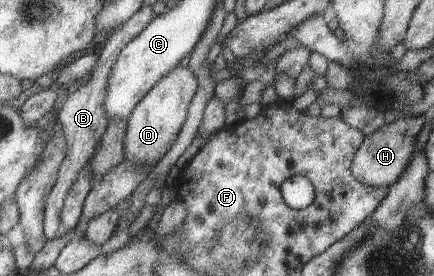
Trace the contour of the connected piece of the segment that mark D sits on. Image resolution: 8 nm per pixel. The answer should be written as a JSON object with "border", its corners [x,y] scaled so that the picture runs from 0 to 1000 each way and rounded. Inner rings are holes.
{"border":[[[401,239],[309,380],[295,413],[281,529],[295,594],[355,601],[403,511],[431,417],[431,391],[452,333],[452,283],[431,239]]]}

